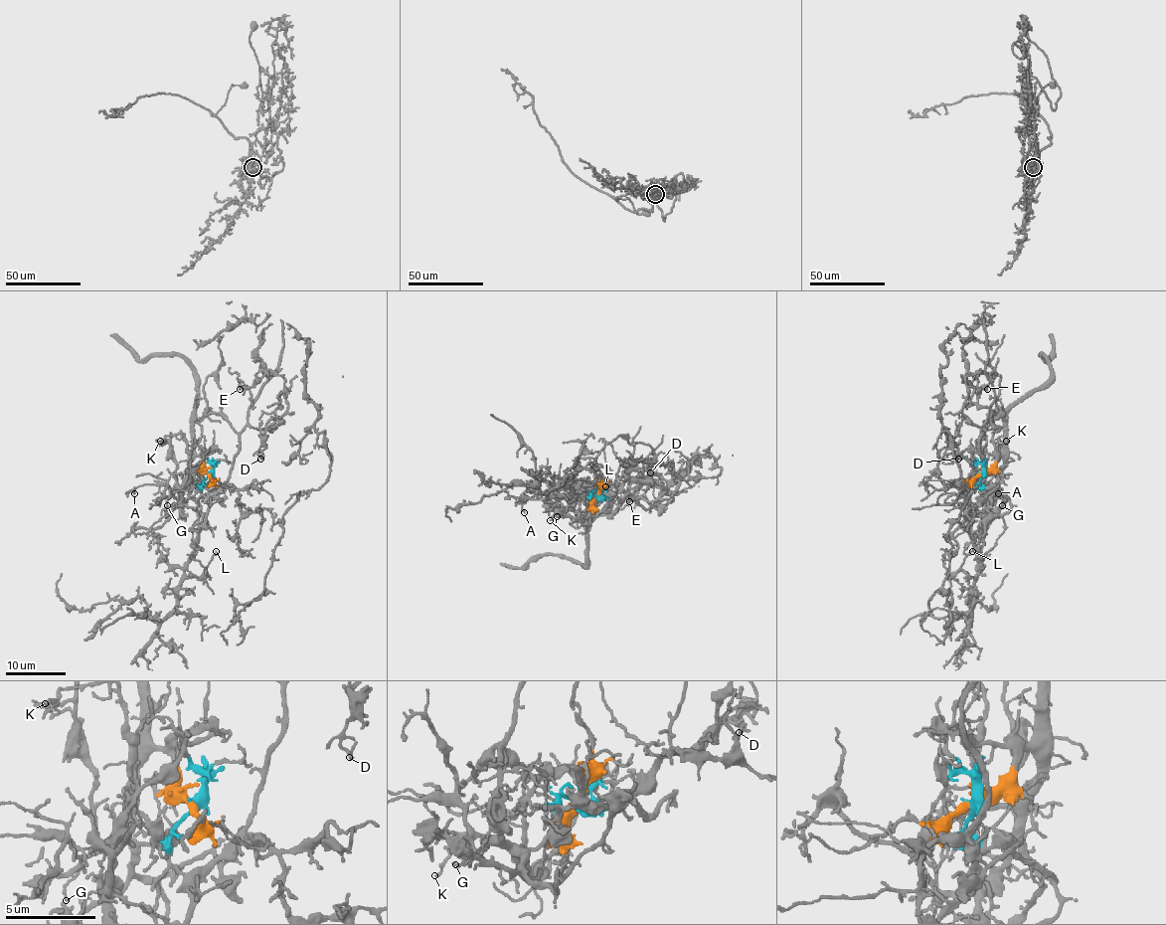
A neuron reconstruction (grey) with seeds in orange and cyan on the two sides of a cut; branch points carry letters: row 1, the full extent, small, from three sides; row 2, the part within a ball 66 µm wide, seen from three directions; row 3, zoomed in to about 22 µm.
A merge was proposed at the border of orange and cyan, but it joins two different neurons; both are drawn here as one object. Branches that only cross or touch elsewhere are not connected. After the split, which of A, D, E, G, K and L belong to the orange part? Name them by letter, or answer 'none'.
A, G, K

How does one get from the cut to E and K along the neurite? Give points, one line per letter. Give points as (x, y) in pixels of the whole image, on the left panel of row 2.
E: (209, 473), (202, 484), (206, 496), (224, 482), (240, 449), (249, 408), (270, 373), (249, 388), (240, 388)
K: (209, 473), (197, 456), (187, 481), (179, 487), (175, 455), (170, 444), (159, 441)

